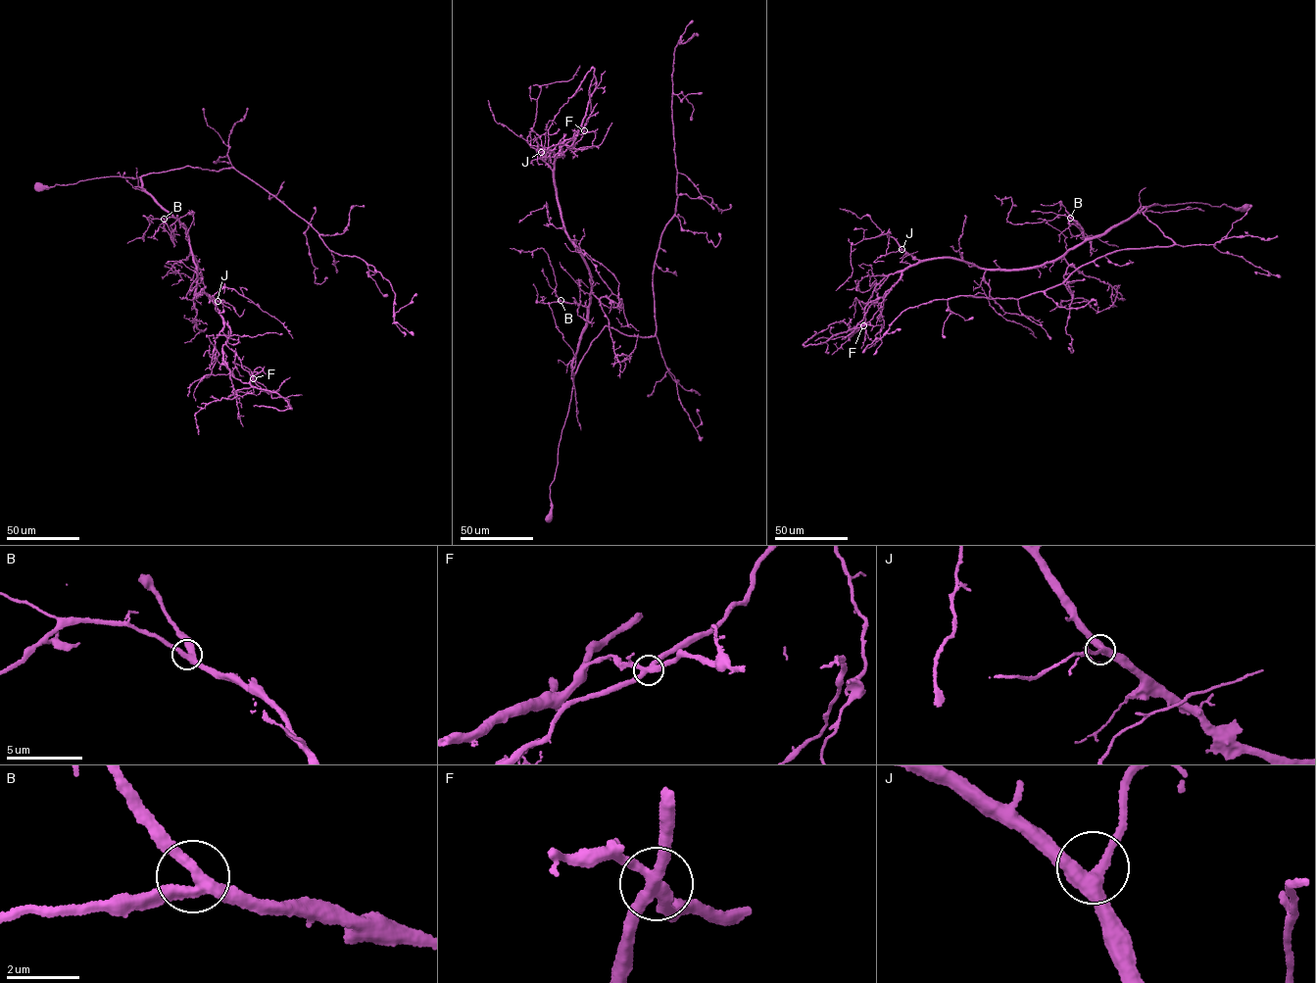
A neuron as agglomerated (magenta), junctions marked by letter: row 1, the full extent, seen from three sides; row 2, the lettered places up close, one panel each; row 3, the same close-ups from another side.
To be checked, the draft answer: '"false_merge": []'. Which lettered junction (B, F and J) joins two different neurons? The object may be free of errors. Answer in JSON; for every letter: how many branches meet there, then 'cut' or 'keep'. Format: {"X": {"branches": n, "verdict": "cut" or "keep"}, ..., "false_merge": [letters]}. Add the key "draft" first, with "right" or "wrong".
{"draft": "wrong", "B": {"branches": 3, "verdict": "keep"}, "F": {"branches": 4, "verdict": "cut"}, "J": {"branches": 3, "verdict": "keep"}, "false_merge": ["F"]}

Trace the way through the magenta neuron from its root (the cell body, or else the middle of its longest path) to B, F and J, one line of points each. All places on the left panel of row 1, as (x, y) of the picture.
B: (38, 187), (102, 177), (139, 177), (143, 189), (181, 224), (176, 218), (164, 219)
F: (38, 187), (139, 177), (184, 227), (197, 268), (194, 294), (213, 300), (229, 328), (226, 345), (253, 378)
J: (38, 187), (139, 177), (143, 189), (186, 231), (197, 270), (194, 294), (206, 293), (217, 305), (218, 301)

